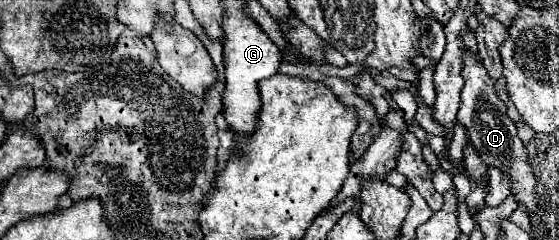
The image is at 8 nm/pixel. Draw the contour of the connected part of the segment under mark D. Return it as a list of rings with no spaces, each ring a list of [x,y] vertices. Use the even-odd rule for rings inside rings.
[[[465,49],[465,67],[461,75],[465,79],[465,85],[461,89],[461,107],[457,113],[457,121],[465,125],[471,145],[475,147],[475,151],[479,153],[487,169],[497,167],[499,171],[511,177],[511,193],[515,195],[517,205],[525,205],[529,219],[533,219],[537,215],[537,205],[539,205],[535,197],[537,193],[535,173],[533,173],[533,167],[527,163],[529,155],[525,145],[517,137],[517,127],[505,115],[505,103],[495,93],[495,81],[487,75],[487,69],[483,67],[483,63],[471,57],[467,49]]]

